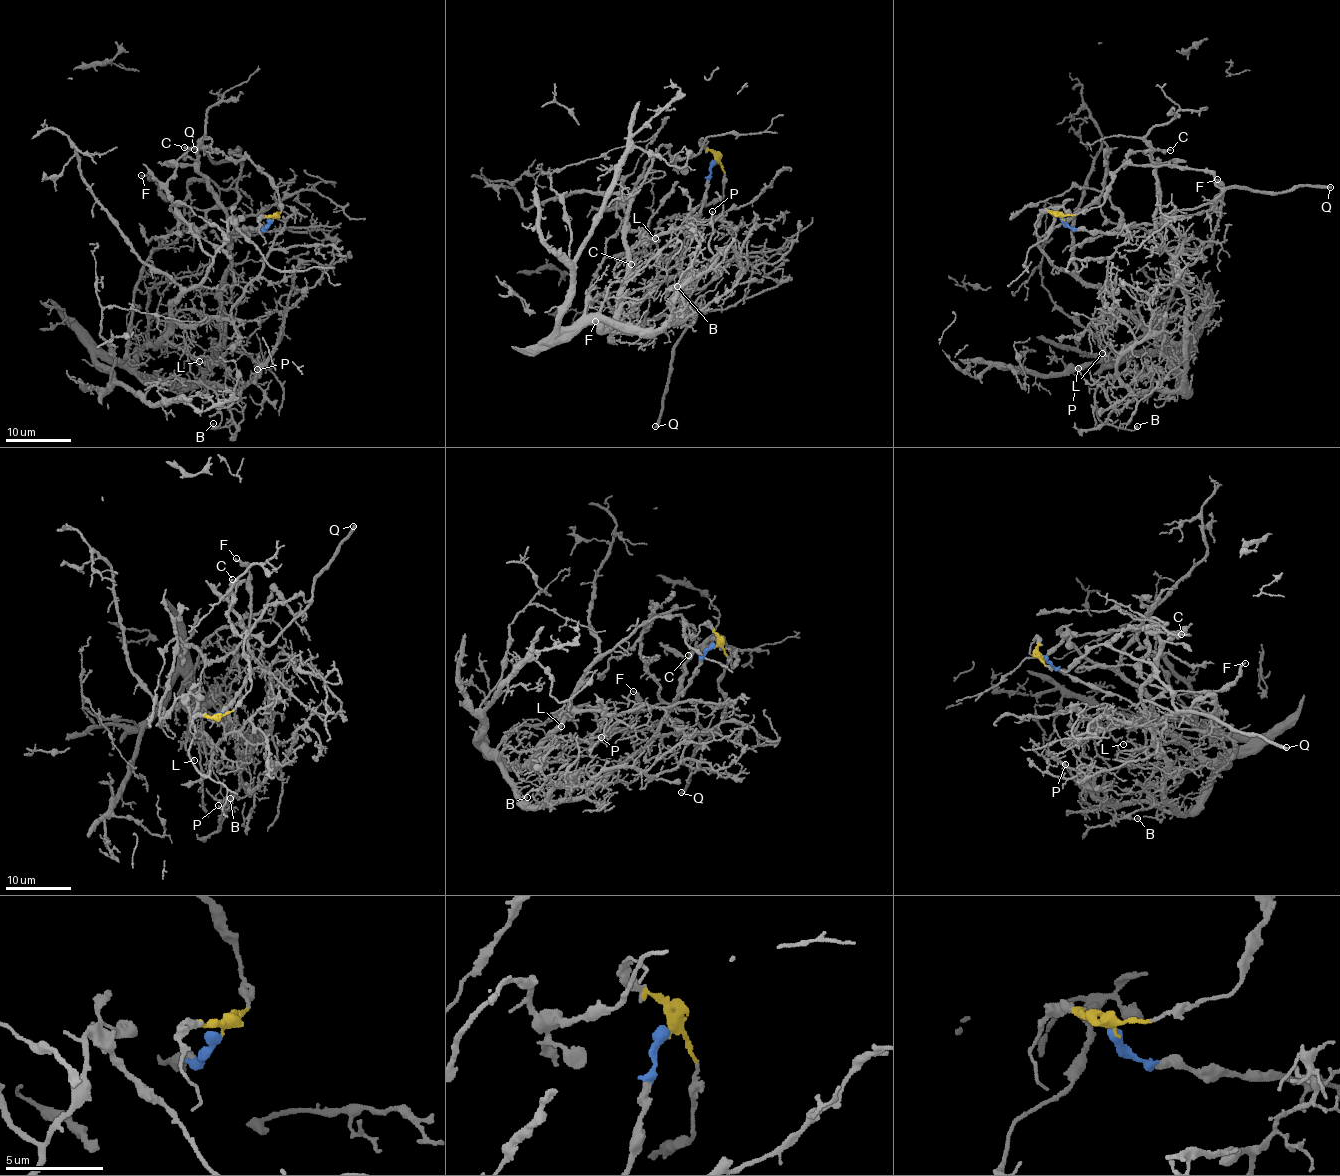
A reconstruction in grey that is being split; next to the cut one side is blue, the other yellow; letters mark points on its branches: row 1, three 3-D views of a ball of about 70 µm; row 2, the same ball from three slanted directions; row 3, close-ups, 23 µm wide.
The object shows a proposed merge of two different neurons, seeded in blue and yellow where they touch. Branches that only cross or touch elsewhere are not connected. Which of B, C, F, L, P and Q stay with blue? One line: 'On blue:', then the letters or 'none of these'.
On blue: B, L, P

